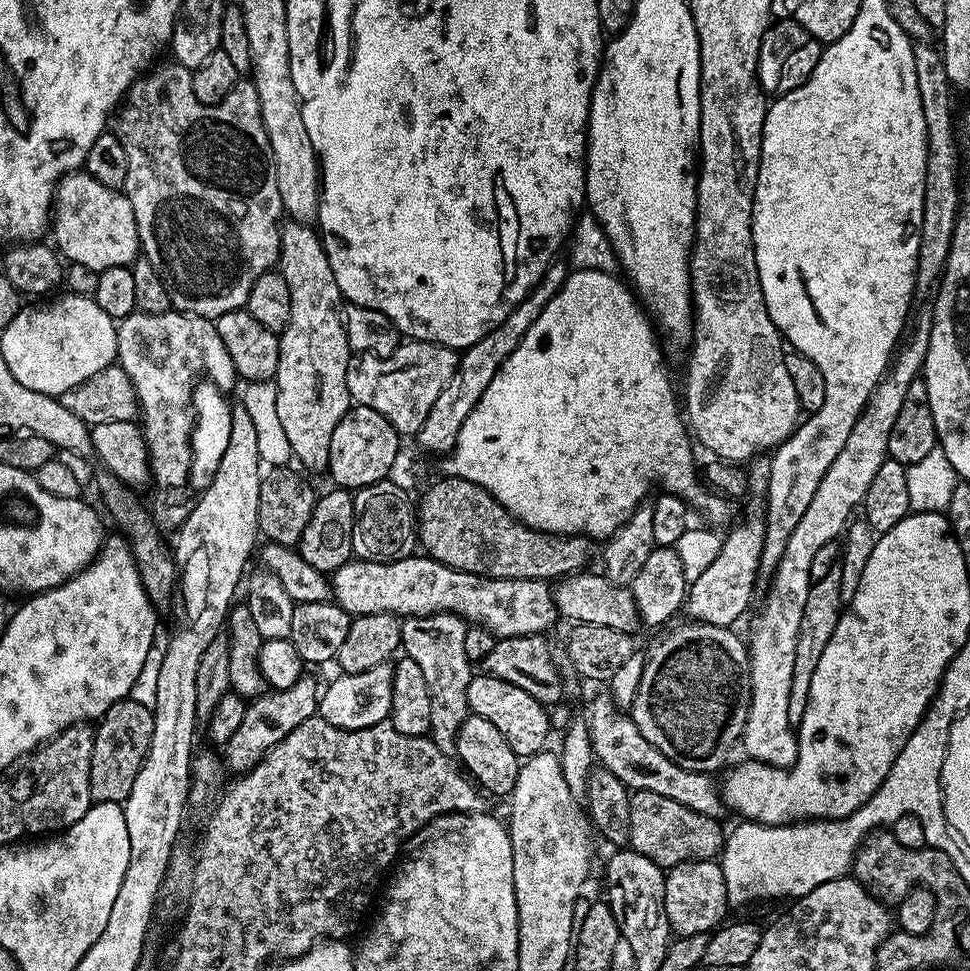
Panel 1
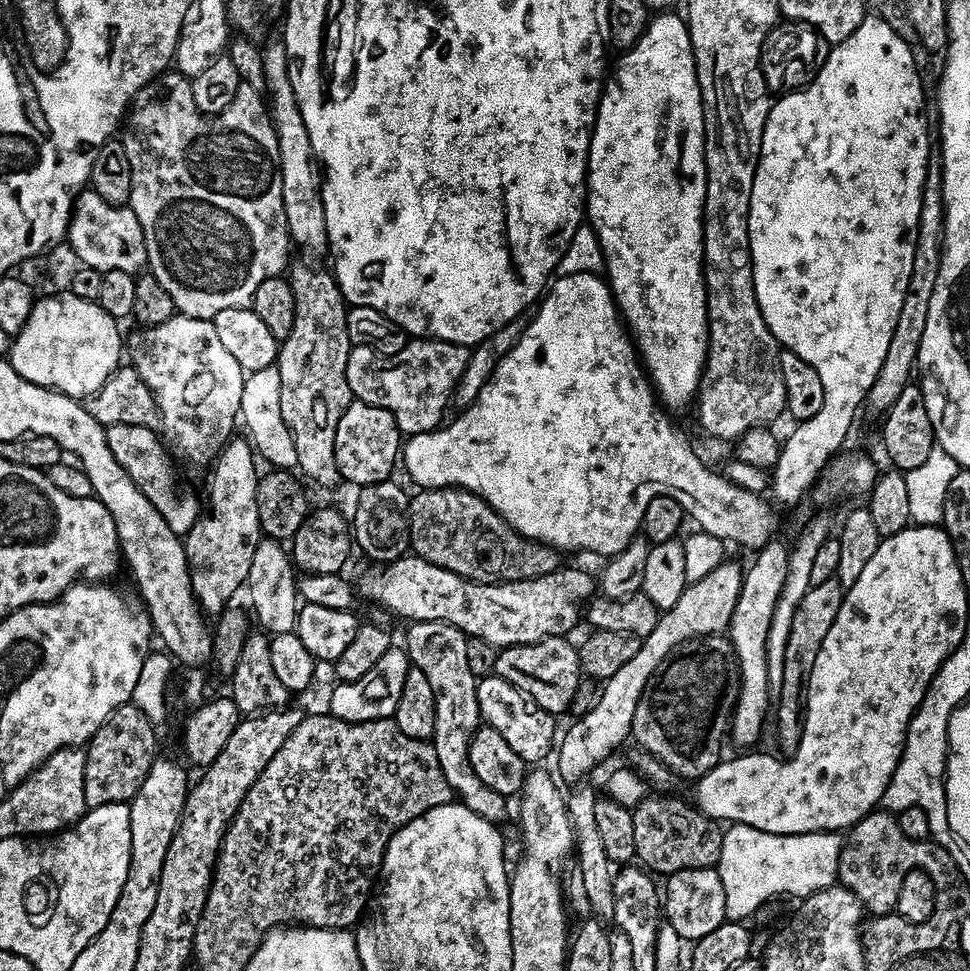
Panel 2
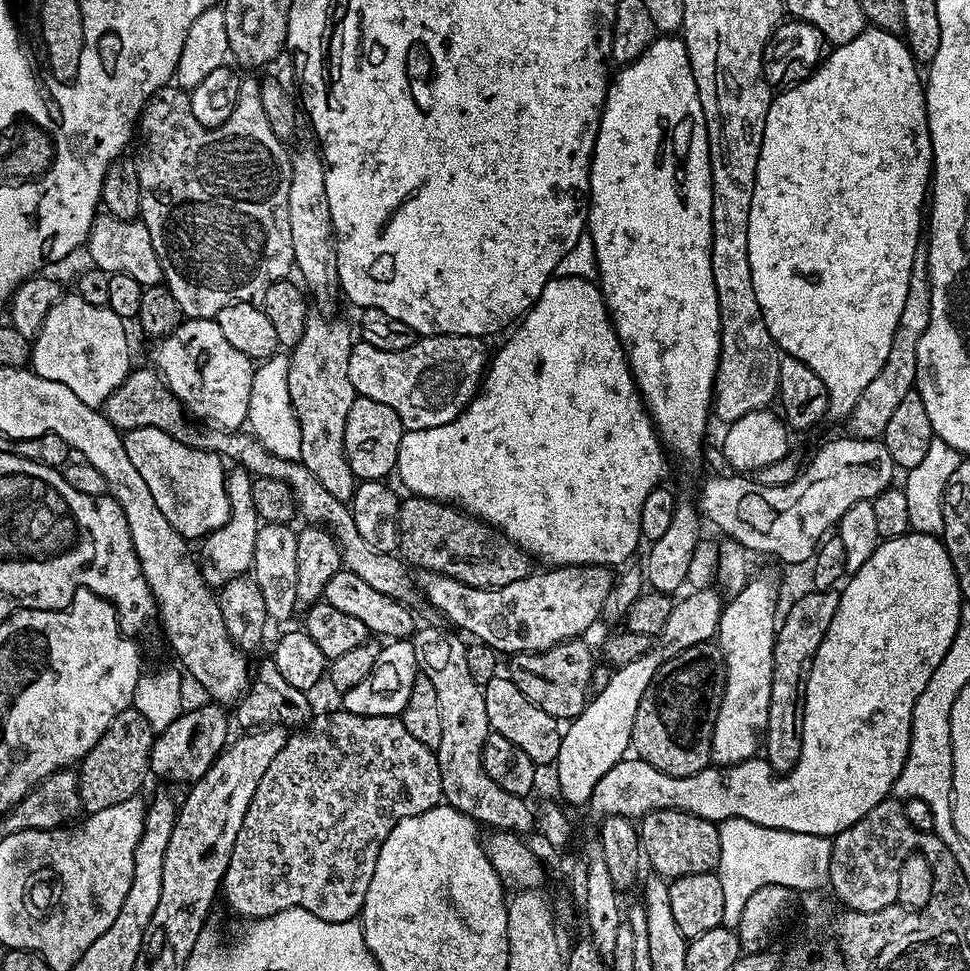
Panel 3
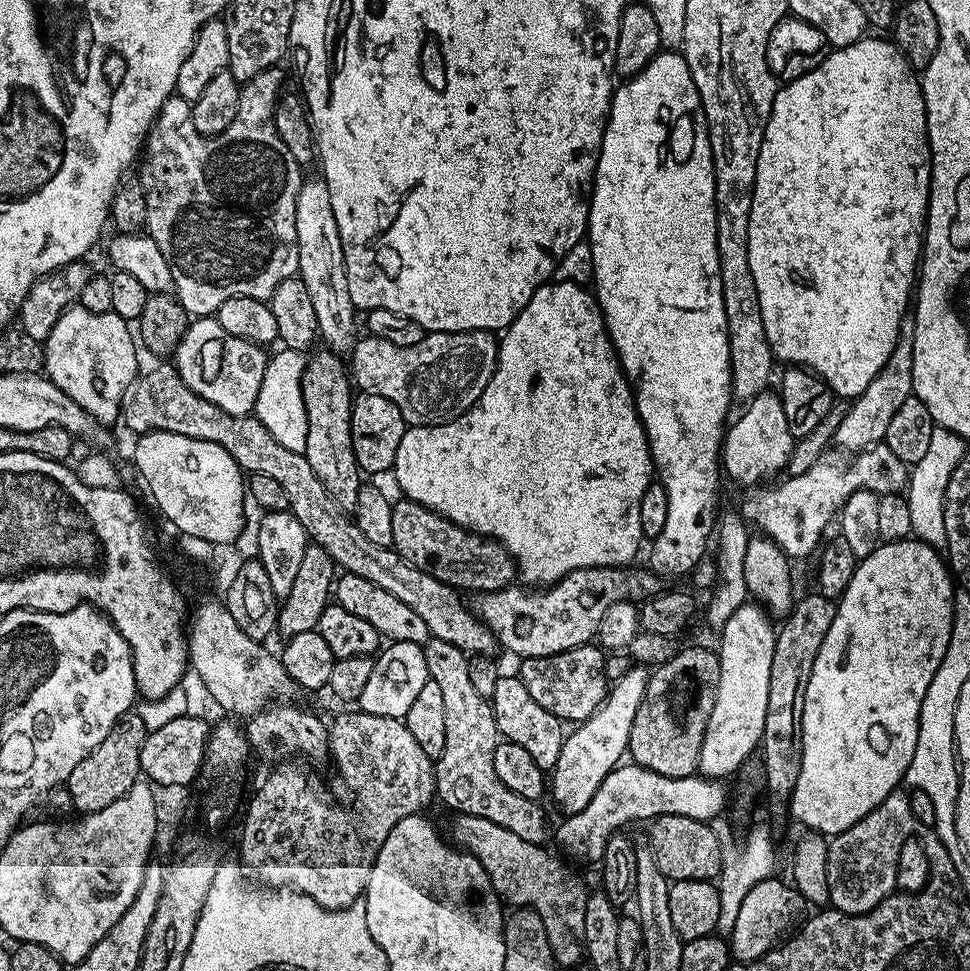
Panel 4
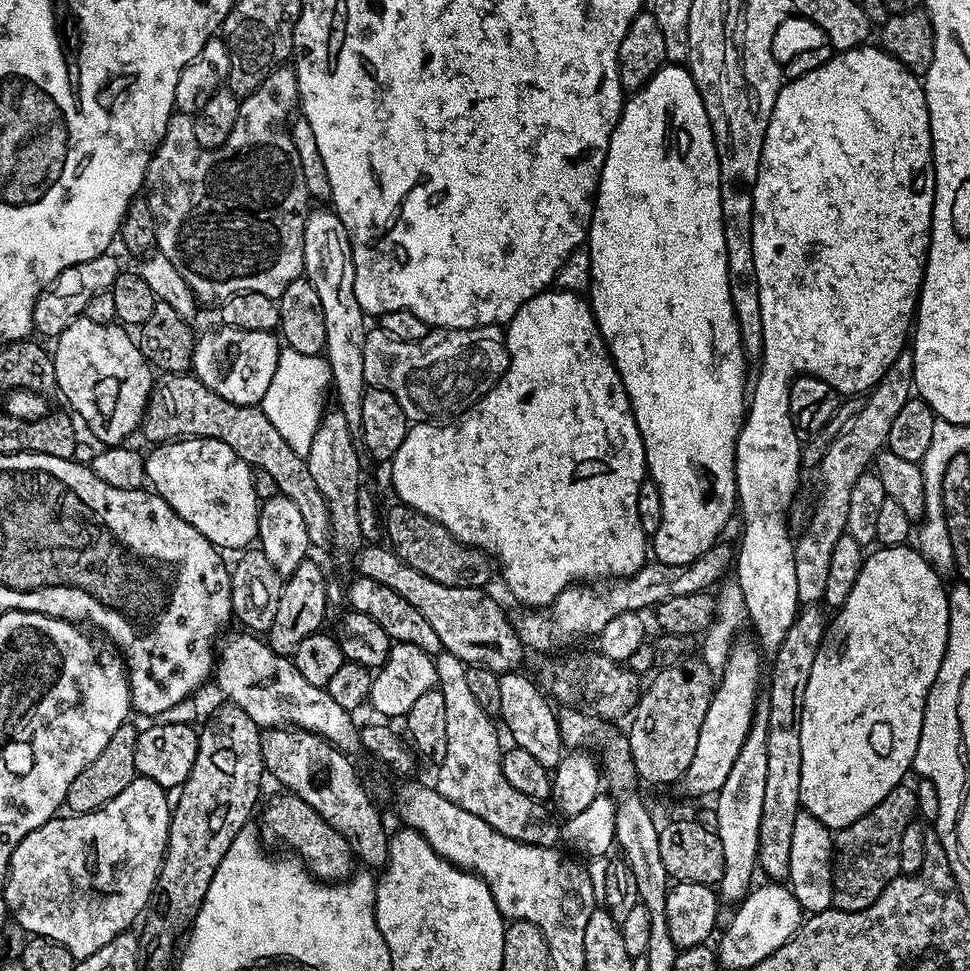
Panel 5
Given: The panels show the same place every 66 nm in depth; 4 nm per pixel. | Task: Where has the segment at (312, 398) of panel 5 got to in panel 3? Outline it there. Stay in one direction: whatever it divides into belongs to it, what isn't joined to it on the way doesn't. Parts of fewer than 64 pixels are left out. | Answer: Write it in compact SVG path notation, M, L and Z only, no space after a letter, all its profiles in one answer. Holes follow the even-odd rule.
M277 352L261 361L251 378L250 398L247 399L247 425L249 431L272 454L287 460L299 460L301 456L301 427L289 398L289 362L287 353Z

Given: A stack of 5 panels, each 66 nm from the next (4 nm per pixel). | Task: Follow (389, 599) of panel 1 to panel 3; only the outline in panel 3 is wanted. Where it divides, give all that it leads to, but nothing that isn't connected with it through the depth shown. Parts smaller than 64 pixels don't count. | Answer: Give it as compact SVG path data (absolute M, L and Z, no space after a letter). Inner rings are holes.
M591 564L552 566L544 571L548 572L537 571L518 582L510 582L510 586L501 588L475 588L437 572L421 571L418 576L418 588L422 596L425 596L446 619L452 622L453 629L461 633L469 632L473 641L490 645L497 654L540 652L566 640L583 637L585 635L583 632L596 619L598 621L601 619L606 606L606 594L610 594L614 579L611 567Z

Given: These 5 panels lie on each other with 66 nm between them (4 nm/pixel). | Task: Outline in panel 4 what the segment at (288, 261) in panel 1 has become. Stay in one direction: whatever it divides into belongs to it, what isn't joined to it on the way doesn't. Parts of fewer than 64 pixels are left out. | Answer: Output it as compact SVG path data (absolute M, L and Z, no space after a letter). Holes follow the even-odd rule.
M331 350L324 352L313 351L307 357L304 376L301 378L301 392L304 395L306 422L309 429L306 430L306 448L304 457L310 462L310 470L318 474L318 482L326 486L326 494L338 502L345 510L355 509L358 502L358 490L362 483L362 473L354 458L354 446L352 445L352 401L354 399L354 388L350 383L349 373L339 355Z

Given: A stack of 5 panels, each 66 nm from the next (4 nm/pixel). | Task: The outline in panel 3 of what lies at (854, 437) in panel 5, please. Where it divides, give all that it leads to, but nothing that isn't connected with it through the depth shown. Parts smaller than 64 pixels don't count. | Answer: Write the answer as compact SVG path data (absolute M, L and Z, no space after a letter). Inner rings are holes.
M921 246L914 254L914 266L910 270L910 290L906 290L906 303L902 305L902 315L898 317L898 330L894 330L894 339L890 342L890 354L886 362L882 362L882 370L874 374L870 386L862 390L858 402L854 402L854 410L847 413L847 431L857 440L875 440L883 437L886 422L894 415L894 410L906 398L906 394L914 391L916 386L916 367L918 366L918 338L926 330L930 322L930 294L932 287L928 281L928 250Z

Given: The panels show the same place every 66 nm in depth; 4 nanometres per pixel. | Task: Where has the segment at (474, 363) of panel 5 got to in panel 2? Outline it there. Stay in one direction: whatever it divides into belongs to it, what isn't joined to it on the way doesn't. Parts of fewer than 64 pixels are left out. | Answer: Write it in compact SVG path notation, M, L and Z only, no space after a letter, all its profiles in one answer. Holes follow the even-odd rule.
M427 338L409 339L408 345L398 350L398 354L389 356L370 350L370 346L352 346L348 350L346 382L355 399L390 410L401 433L430 432L441 427L444 411L448 403L453 403L456 387L466 370L469 351L466 344Z

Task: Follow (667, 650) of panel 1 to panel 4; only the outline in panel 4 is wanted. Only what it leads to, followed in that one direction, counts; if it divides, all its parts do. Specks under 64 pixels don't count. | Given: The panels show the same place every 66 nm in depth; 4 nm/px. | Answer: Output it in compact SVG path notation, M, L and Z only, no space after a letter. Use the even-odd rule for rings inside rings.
M681 647L674 658L649 675L645 696L629 732L627 755L631 763L670 778L686 778L699 773L702 738L706 738L706 722L710 722L710 714L714 711L719 673L720 657L713 649L711 652L708 648Z

